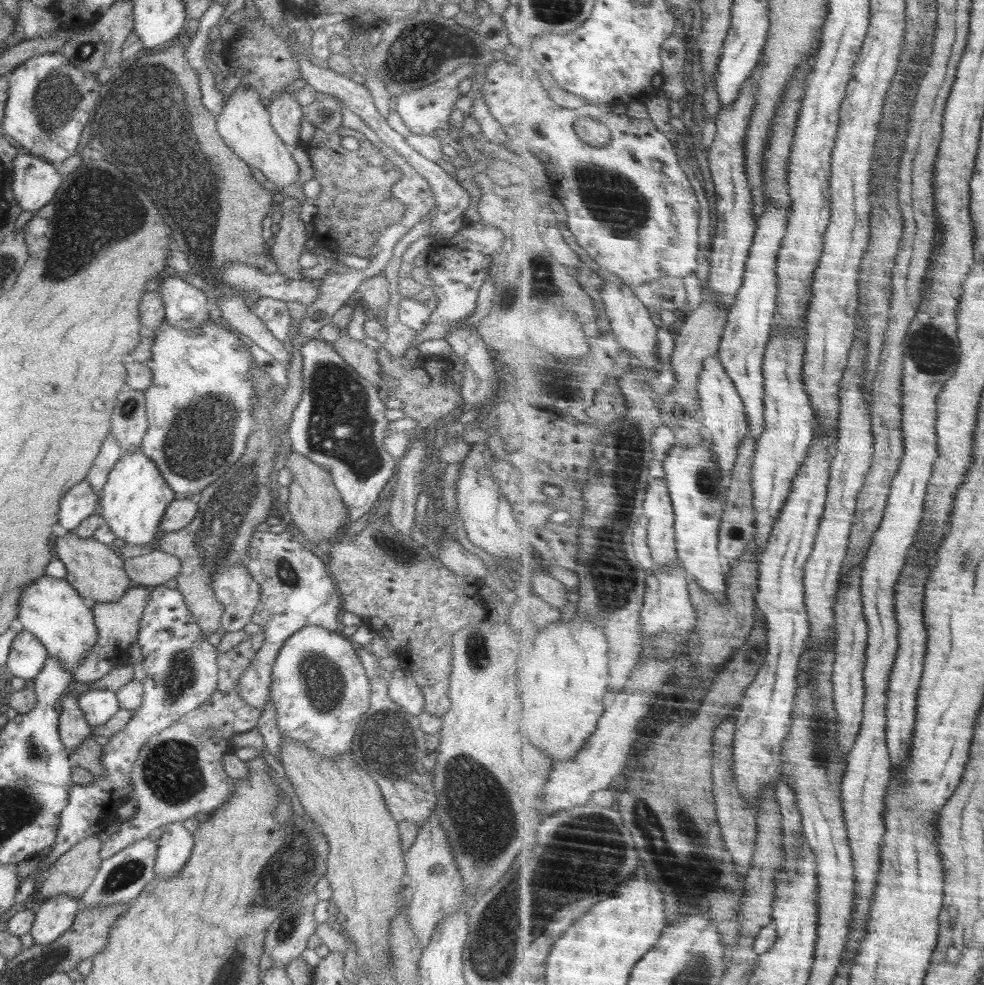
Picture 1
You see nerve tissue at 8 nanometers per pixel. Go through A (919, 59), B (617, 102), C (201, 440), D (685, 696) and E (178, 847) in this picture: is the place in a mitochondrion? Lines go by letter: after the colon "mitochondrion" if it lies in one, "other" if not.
A: other
B: other
C: mitochondrion
D: other
E: other

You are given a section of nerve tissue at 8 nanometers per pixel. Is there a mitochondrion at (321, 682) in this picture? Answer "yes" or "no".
yes

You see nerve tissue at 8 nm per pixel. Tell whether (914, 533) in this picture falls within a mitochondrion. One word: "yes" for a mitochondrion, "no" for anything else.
no

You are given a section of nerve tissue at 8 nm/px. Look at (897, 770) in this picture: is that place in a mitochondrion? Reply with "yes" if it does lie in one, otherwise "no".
no

